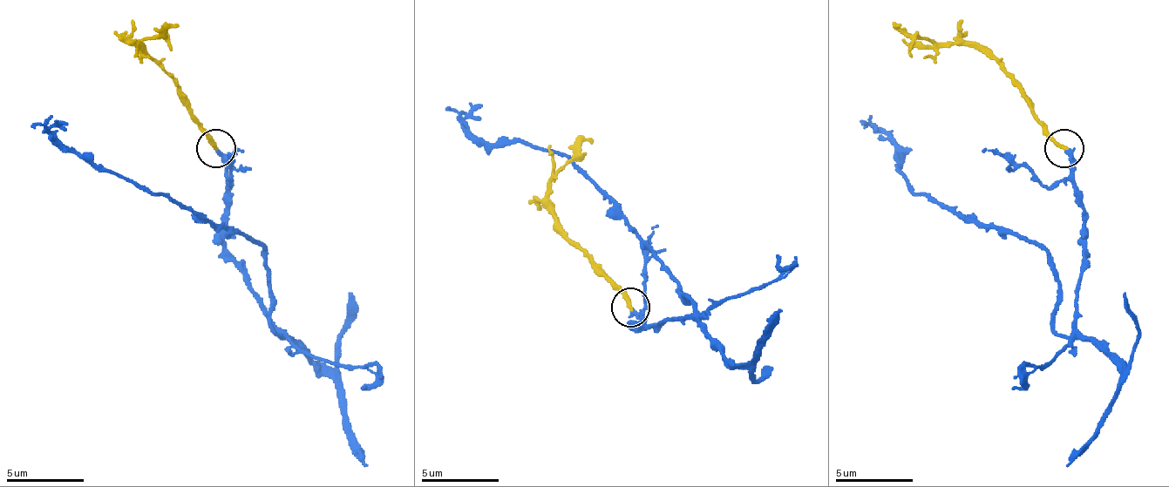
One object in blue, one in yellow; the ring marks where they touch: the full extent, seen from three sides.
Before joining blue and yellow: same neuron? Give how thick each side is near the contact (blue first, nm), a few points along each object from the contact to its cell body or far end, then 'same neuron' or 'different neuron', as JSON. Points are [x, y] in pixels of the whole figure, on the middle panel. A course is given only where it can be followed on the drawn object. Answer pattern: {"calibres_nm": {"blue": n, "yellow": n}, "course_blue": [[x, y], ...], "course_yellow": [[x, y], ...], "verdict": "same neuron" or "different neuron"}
{"calibres_nm": {"blue": 320, "yellow": 240}, "course_blue": [[629, 306], [641, 326], [680, 321], [691, 310], [669, 267], [563, 154], [481, 142], [465, 119], [481, 104]], "course_yellow": [[629, 306], [555, 220], [547, 181], [579, 146], [594, 142]], "verdict": "same neuron"}

